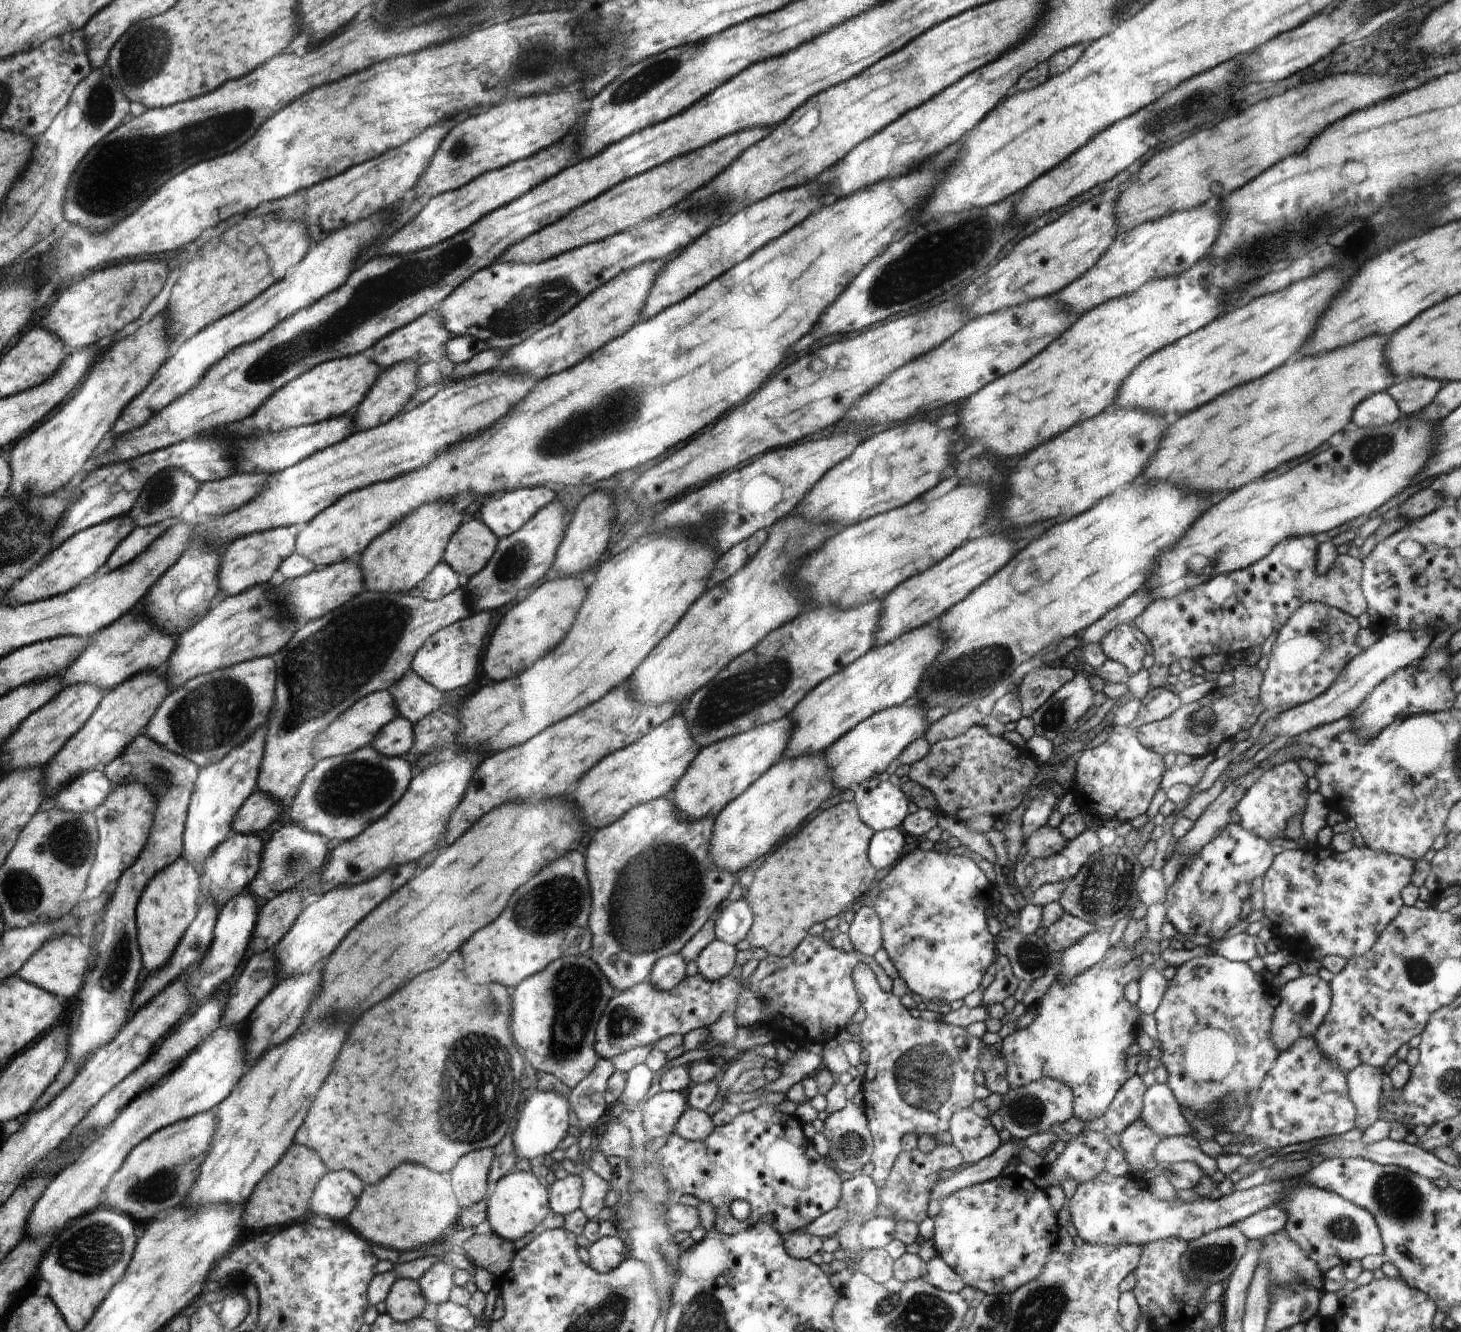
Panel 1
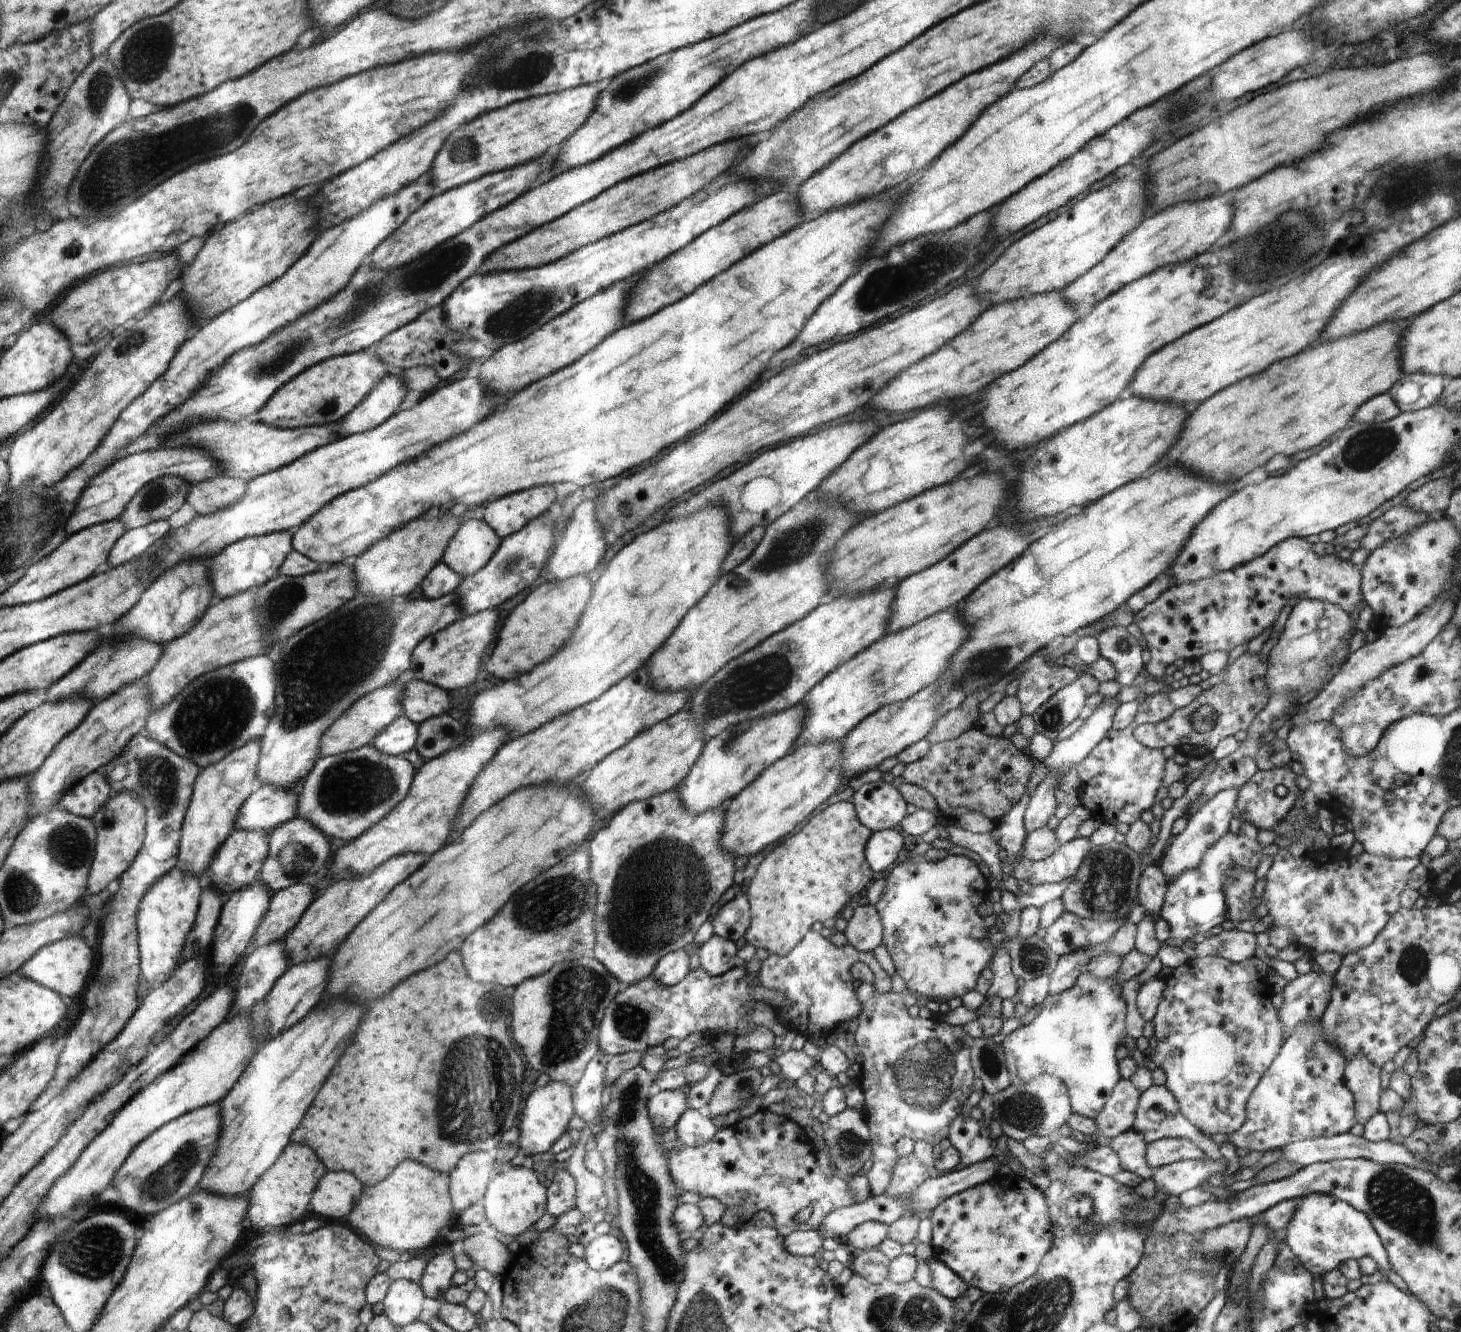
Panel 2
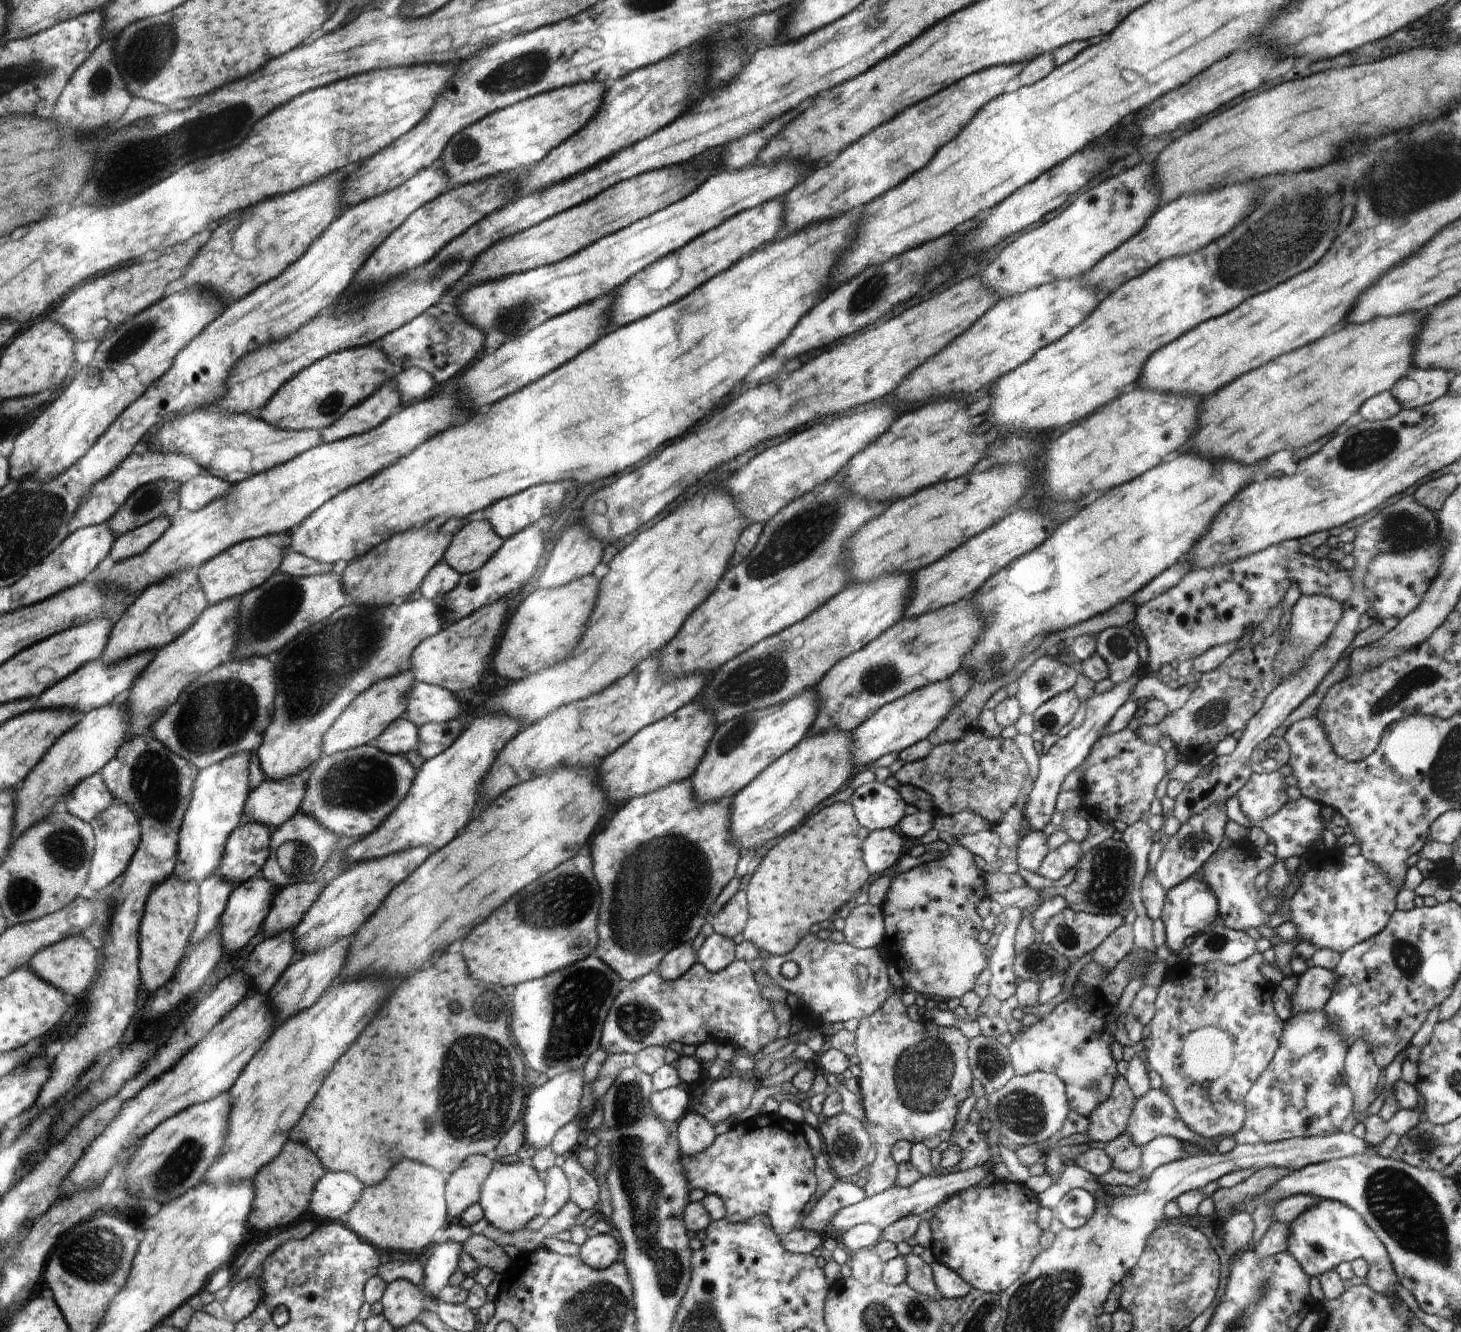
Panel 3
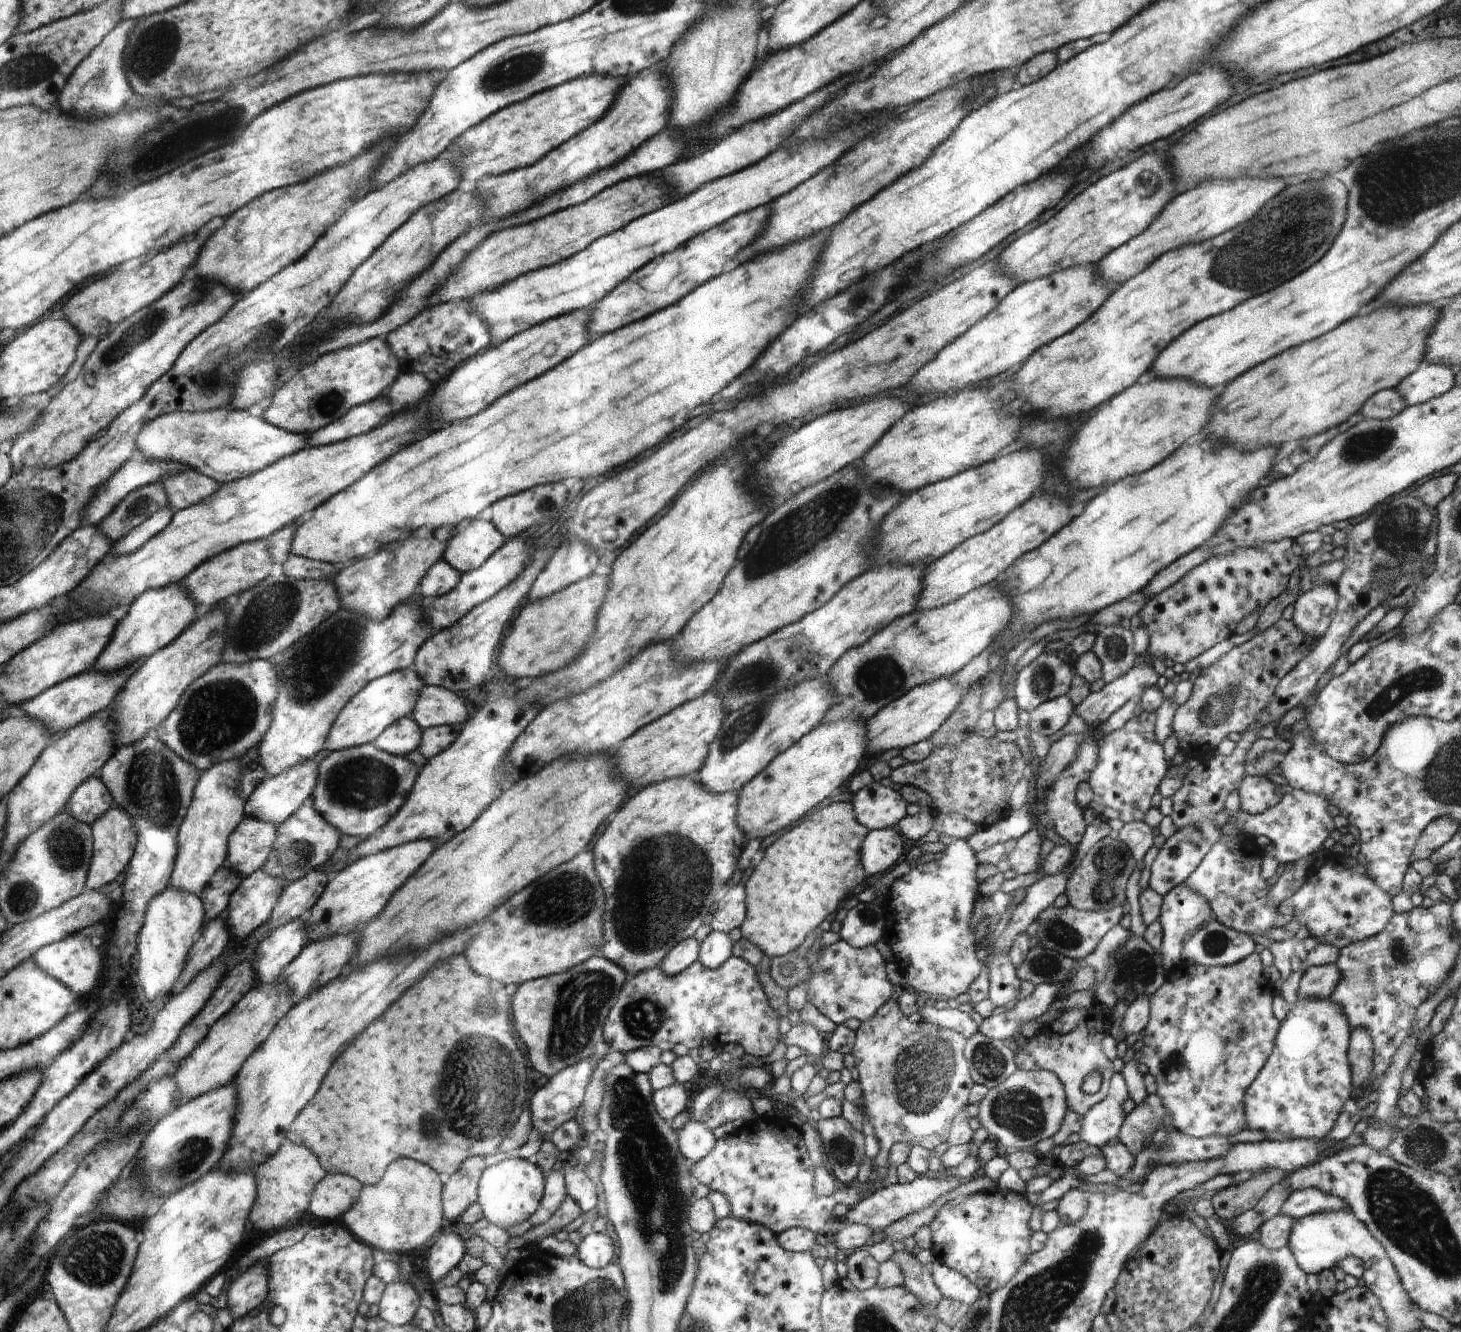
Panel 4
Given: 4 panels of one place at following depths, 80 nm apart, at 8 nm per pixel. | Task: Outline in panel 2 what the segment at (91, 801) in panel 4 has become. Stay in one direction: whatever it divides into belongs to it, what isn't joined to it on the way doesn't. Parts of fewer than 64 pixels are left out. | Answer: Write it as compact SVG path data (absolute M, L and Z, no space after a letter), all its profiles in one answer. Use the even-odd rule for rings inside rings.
M96 771L69 790L57 805L78 816L93 819L114 795L108 777Z

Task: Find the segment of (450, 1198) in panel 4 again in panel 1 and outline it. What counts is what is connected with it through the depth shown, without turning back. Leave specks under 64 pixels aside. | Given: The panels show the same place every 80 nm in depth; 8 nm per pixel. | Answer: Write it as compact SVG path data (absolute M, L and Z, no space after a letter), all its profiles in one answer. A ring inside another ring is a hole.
M493 1148L476 1149L466 1154L453 1168L453 1188L458 1188L458 1200L462 1200L462 1206L467 1207L484 1200L494 1155Z

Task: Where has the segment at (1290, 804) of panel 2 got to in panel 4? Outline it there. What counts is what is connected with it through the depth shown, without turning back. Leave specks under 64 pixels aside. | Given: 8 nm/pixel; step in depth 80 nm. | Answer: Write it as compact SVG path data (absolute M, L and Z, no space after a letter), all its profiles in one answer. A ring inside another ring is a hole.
M1248 775L1237 789L1240 809L1251 815L1263 813L1278 804L1283 797L1280 785L1270 781L1265 775Z

